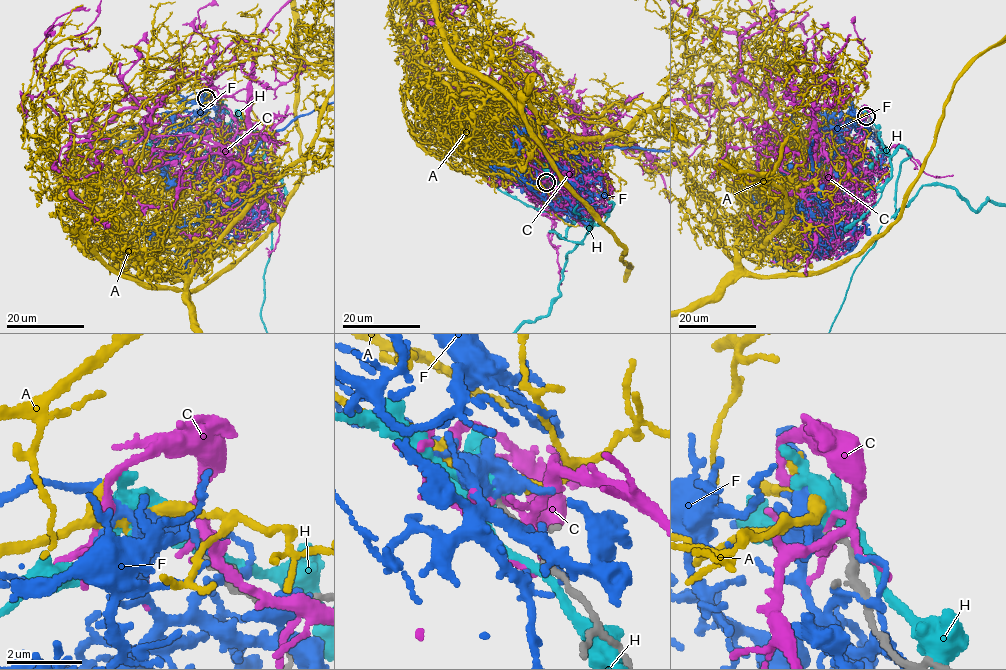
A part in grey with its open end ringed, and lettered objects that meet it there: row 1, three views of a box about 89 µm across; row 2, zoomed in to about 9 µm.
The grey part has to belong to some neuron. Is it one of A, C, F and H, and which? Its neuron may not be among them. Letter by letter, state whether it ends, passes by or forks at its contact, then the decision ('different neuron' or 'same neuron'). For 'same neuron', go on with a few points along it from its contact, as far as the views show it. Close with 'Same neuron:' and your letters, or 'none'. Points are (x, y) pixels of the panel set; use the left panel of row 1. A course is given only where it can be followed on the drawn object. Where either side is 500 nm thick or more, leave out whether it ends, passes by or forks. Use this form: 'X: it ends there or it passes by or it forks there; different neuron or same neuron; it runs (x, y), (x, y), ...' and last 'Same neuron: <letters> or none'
A: it passes by; same neuron; it runs (205, 98), (142, 98), (81, 166), (93, 212), (189, 291), (301, 175), (298, 14)
C: it passes by; different neuron
F: it forks there; different neuron
H: it forks there; different neuron
Same neuron: A

